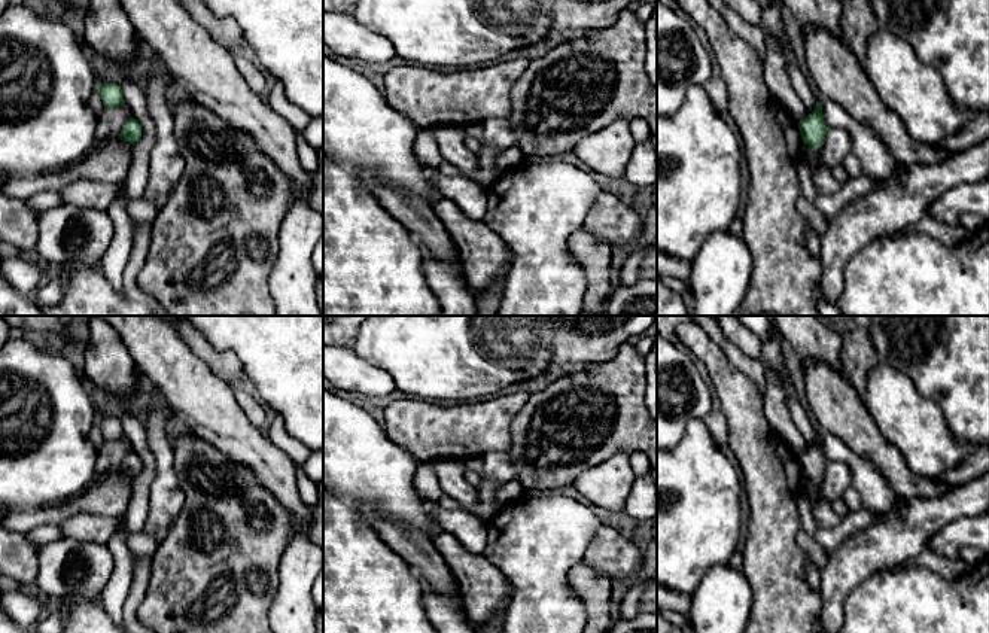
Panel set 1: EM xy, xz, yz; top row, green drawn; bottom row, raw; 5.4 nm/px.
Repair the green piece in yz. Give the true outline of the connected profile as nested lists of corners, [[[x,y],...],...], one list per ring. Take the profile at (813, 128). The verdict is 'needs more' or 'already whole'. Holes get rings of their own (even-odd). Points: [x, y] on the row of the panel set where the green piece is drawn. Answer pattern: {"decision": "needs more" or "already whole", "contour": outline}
{"decision": "needs more", "contour": [[[821,101],[812,113],[806,116],[803,122],[798,122],[800,134],[803,143],[812,150],[812,156],[816,161],[816,171],[813,174],[813,183],[818,194],[836,194],[843,185],[836,180],[831,170],[821,164],[821,150],[825,140],[828,127],[824,121]]]}

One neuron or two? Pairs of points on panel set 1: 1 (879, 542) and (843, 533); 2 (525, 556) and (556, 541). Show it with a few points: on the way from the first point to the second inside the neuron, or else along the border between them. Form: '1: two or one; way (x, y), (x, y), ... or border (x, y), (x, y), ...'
1: two; border (869, 526), (852, 533), (837, 547), (825, 550)
2: one; way (532, 554), (548, 541)

